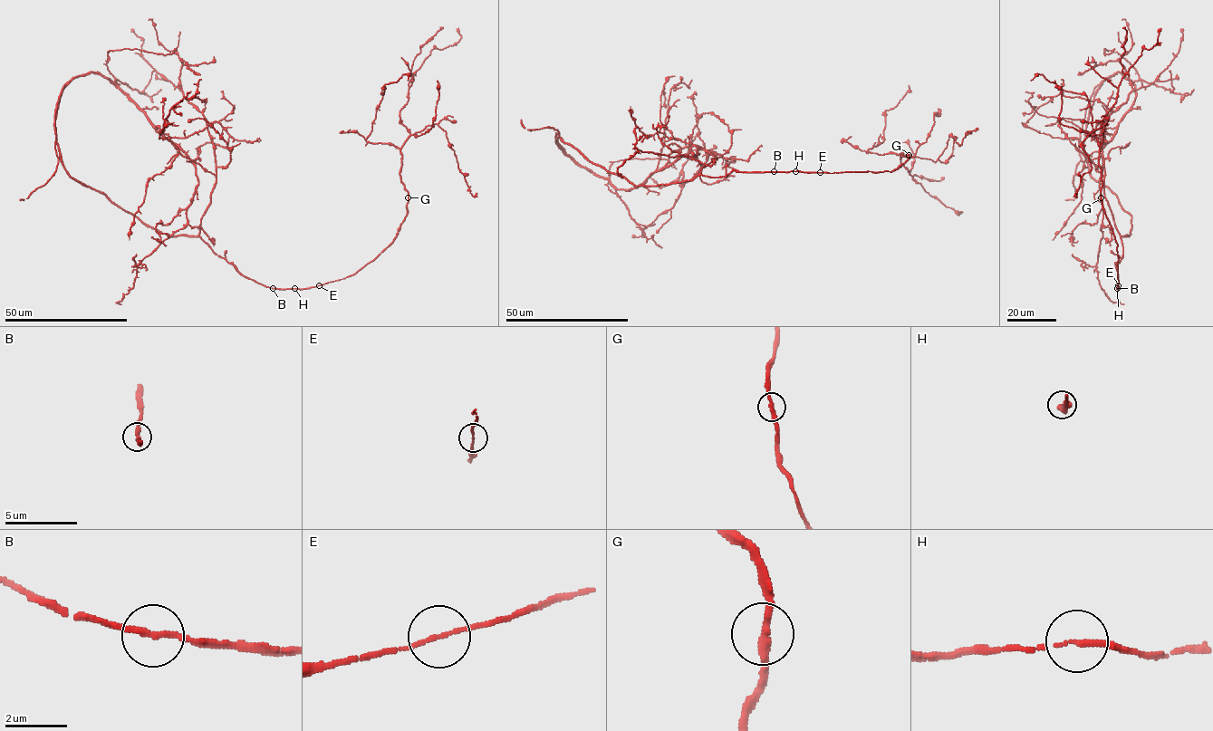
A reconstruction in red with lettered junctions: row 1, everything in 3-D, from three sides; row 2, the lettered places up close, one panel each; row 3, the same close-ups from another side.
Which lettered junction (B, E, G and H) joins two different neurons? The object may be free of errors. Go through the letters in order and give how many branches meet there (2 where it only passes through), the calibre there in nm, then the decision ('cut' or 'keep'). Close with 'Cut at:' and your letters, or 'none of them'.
B: 2 | 190 nm | keep
E: 2 | 120 nm | keep
G: 2 | 240 nm | keep
H: 2 | 170 nm | keep
Cut at: none of them

